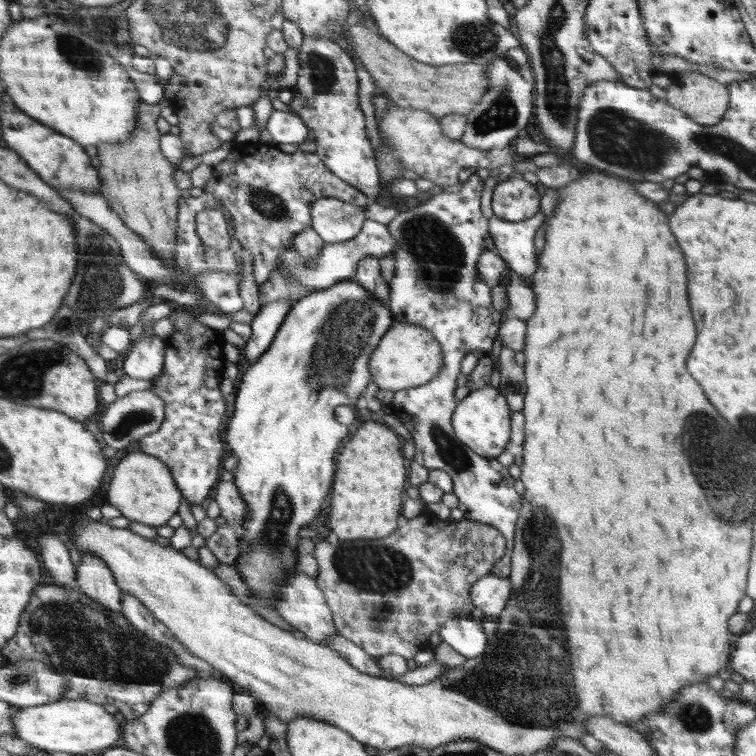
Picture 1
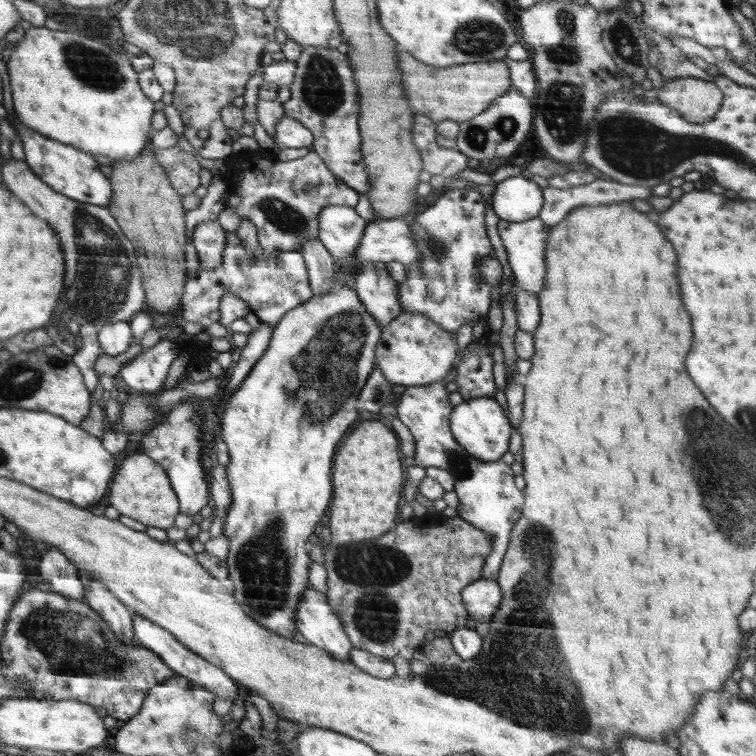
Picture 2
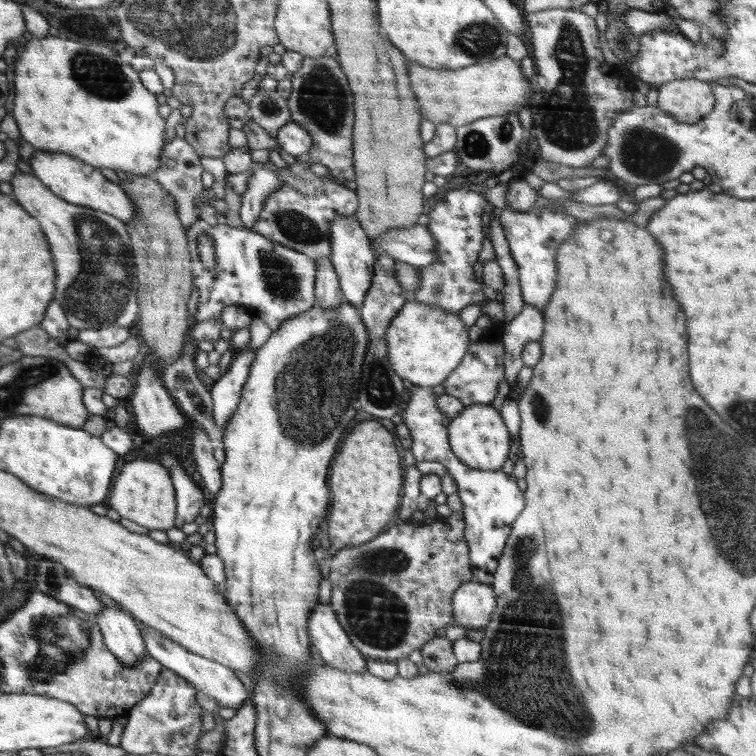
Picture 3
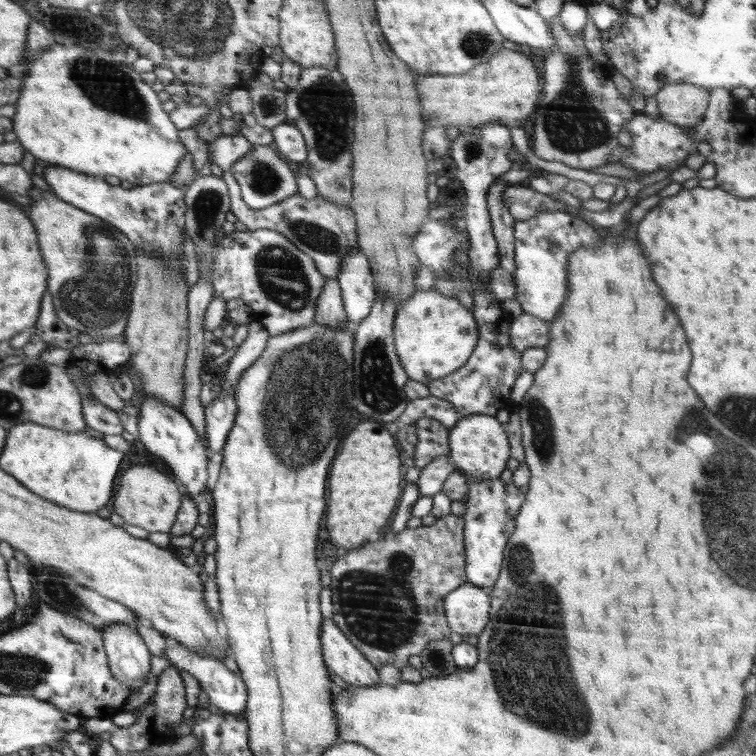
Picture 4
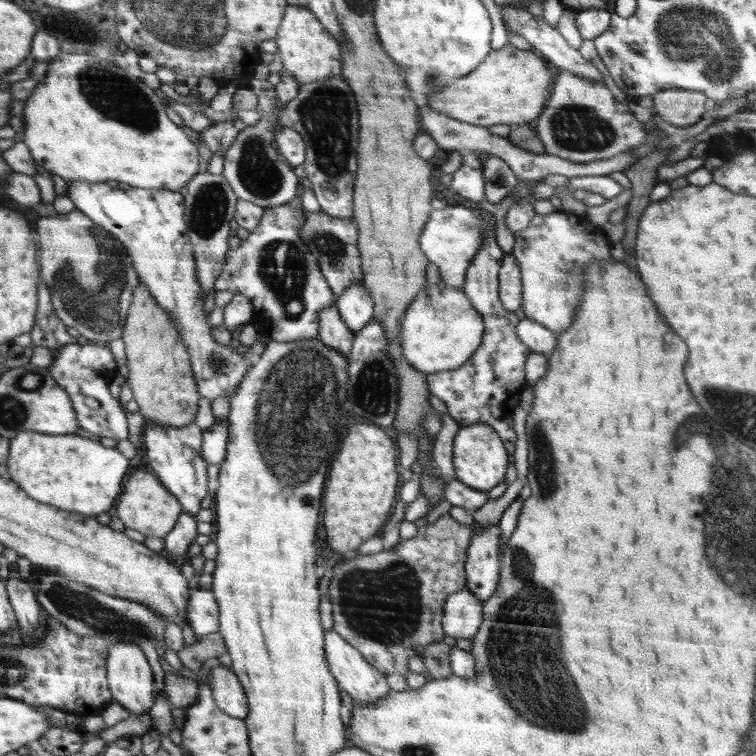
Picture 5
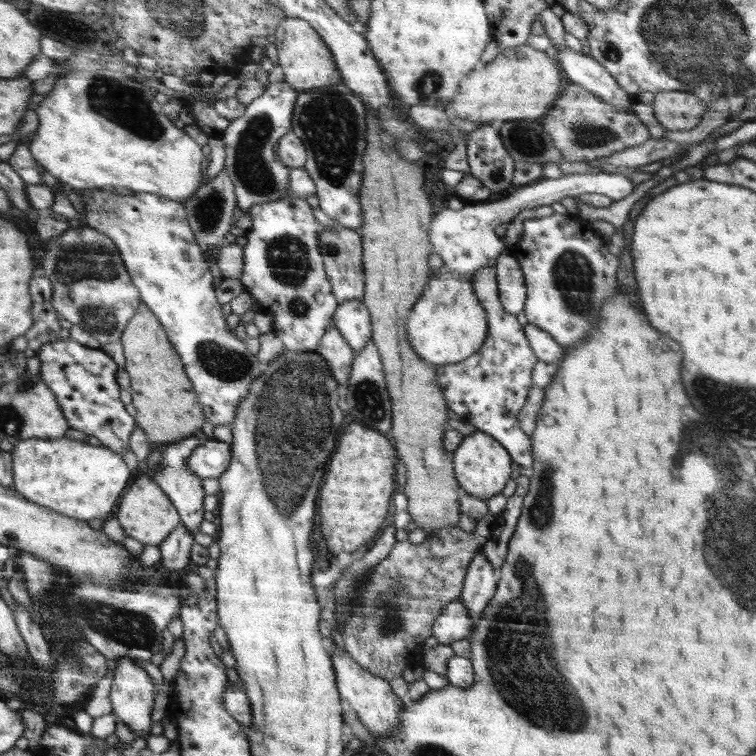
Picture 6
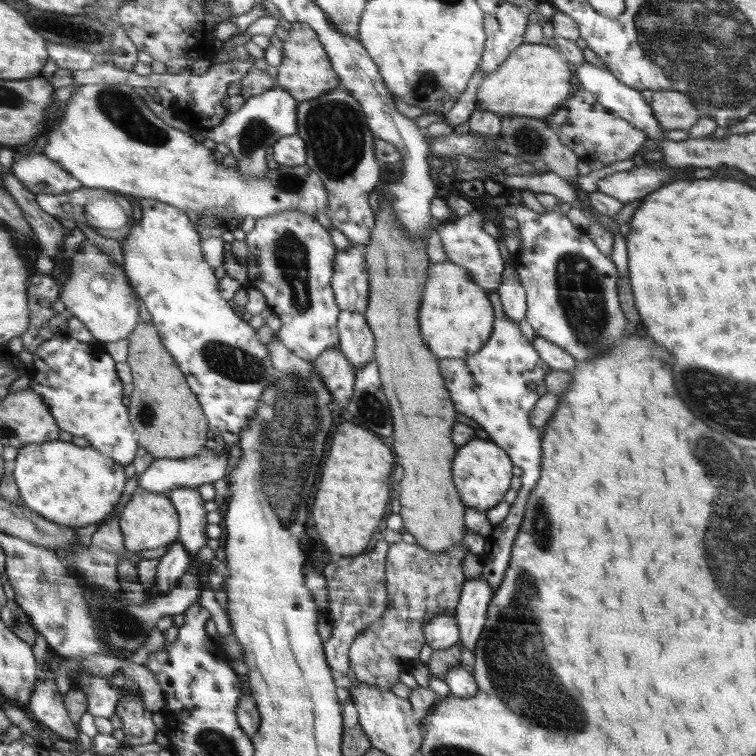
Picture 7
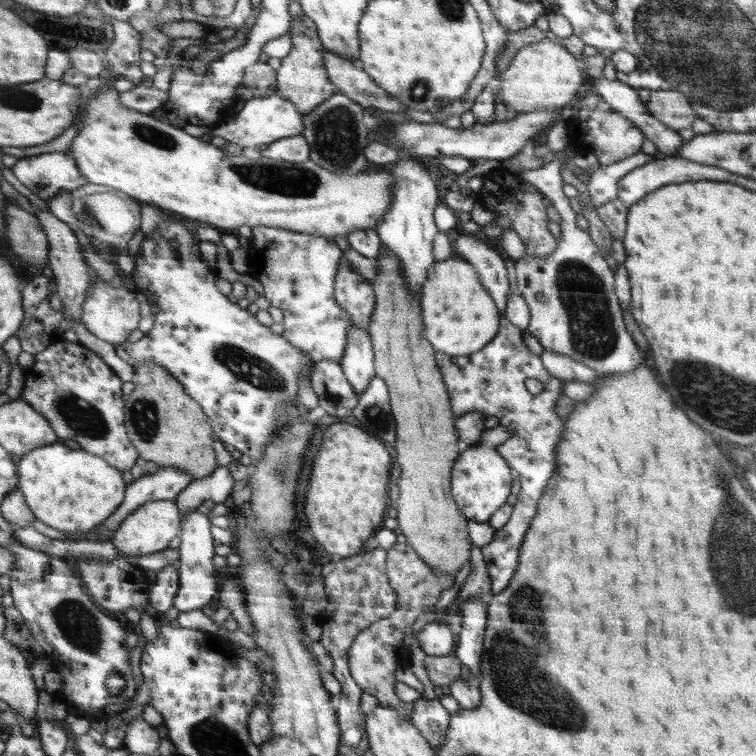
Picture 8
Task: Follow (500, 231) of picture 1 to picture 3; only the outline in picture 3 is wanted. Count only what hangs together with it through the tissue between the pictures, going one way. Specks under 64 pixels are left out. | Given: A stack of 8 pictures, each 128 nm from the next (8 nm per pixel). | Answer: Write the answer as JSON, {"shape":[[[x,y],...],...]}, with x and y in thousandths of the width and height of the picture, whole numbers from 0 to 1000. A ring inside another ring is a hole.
{"shape":[[[672,274],[661,278],[660,290],[687,360],[693,399],[708,405],[718,415],[734,386],[735,368],[739,365],[737,331],[747,317],[757,313],[757,308],[762,308],[767,290],[741,279],[730,279],[728,275],[689,282]]]}

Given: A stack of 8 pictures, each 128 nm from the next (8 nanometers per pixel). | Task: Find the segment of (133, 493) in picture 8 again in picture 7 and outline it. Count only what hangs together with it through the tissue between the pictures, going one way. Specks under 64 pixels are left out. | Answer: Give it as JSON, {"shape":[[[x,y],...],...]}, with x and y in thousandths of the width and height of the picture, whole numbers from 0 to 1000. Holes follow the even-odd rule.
{"shape":[[[302,594],[295,599],[270,595],[265,602],[249,607],[206,607],[196,620],[183,630],[183,643],[196,651],[222,656],[229,646],[237,643],[262,644],[269,640],[283,639],[302,627],[302,608],[308,602]]]}

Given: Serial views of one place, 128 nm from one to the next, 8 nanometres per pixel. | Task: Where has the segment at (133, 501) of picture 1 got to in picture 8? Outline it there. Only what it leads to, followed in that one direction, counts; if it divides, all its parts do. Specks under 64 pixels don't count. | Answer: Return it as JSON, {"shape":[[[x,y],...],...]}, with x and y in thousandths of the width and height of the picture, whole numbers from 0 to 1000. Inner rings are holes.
{"shape":[[[204,663],[183,671],[180,676],[172,680],[172,684],[167,684],[152,701],[146,716],[160,733],[190,735],[217,728],[224,722],[225,716],[239,705],[239,700],[241,688],[231,664]]]}

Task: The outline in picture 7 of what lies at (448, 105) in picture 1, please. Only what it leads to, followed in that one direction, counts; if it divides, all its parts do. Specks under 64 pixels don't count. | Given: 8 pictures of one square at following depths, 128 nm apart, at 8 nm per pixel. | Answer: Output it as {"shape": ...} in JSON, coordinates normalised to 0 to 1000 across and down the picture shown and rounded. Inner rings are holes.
{"shape":[[[692,56],[672,73],[659,93],[640,102],[630,120],[628,140],[638,142],[659,153],[688,152],[717,159],[717,153],[725,153],[737,147],[735,143],[754,127],[754,119],[757,119],[757,95],[751,85],[741,77],[741,69],[720,56],[712,58]]]}

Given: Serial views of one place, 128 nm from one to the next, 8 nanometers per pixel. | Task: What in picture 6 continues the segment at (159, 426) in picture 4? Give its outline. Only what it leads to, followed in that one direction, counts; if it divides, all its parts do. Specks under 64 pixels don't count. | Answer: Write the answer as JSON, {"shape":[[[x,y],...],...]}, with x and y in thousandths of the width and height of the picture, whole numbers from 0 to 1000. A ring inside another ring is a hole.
{"shape":[[[262,570],[259,575],[249,577],[249,581],[241,581],[241,583],[233,586],[222,586],[222,589],[206,594],[210,601],[210,608],[209,620],[204,623],[202,632],[220,651],[222,660],[226,661],[233,676],[237,677],[241,693],[254,706],[262,701],[262,696],[267,693],[267,685],[270,685],[270,672],[267,672],[270,648],[267,646],[267,634],[249,620],[249,606],[254,603],[254,598],[262,590],[270,589],[270,582],[274,582],[274,577],[267,570]]]}

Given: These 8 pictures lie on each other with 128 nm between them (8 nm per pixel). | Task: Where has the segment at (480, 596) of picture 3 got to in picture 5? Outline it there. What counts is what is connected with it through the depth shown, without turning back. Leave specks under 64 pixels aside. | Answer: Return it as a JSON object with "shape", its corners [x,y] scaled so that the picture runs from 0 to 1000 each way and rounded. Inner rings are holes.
{"shape":[[[607,780],[591,791],[586,804],[586,835],[602,845],[624,844],[639,819],[639,796],[620,780]]]}

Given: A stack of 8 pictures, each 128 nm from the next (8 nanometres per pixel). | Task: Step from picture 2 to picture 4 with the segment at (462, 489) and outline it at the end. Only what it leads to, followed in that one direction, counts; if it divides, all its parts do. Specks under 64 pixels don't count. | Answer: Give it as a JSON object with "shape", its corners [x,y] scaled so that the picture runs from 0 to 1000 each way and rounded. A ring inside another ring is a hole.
{"shape":[[[558,550],[556,556],[545,560],[550,563],[553,582],[546,603],[548,618],[558,622],[569,614],[574,606],[590,603],[593,611],[598,615],[598,619],[601,619],[601,626],[611,627],[611,630],[616,632],[616,636],[620,638],[619,655],[616,655],[615,661],[616,679],[612,681],[614,685],[618,685],[618,696],[614,700],[615,712],[618,713],[618,771],[648,780],[664,758],[667,730],[671,717],[675,714],[677,705],[681,704],[681,685],[690,673],[692,665],[696,663],[696,659],[693,659],[694,655],[688,651],[687,644],[679,638],[667,639],[661,632],[638,635],[614,628],[614,626],[603,618],[603,614],[598,612],[598,608],[595,608],[595,571],[586,560],[579,558],[574,553],[566,553],[565,550]]]}

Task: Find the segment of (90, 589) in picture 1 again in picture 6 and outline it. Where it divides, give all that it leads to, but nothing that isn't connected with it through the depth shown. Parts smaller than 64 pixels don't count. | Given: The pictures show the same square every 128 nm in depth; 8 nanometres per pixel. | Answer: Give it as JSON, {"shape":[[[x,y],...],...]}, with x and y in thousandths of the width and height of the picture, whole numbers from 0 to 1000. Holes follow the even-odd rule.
{"shape":[[[161,868],[151,874],[155,882],[144,921],[151,946],[175,966],[179,975],[196,975],[202,955],[205,907],[201,897],[179,878],[181,872]]]}

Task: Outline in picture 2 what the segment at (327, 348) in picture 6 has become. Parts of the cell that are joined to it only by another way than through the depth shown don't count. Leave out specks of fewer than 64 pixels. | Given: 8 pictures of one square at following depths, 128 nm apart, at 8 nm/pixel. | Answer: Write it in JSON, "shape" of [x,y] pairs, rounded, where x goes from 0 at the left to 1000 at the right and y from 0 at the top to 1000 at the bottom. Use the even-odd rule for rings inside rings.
{"shape":[[[407,317],[399,331],[394,331],[407,352],[411,382],[417,392],[438,386],[447,373],[443,373],[444,344],[423,317]]]}

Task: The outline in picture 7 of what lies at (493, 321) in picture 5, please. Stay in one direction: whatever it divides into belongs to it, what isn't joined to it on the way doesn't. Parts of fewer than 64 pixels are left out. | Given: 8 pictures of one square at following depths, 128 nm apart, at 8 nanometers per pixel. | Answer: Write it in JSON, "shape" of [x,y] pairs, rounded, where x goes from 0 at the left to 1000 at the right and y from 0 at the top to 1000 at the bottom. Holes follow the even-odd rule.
{"shape":[[[655,384],[644,388],[653,411],[653,429],[649,447],[632,467],[612,475],[579,474],[581,488],[601,532],[603,545],[630,556],[638,569],[646,573],[648,582],[664,591],[676,603],[688,626],[690,642],[685,659],[675,669],[672,683],[660,694],[652,696],[651,704],[642,712],[638,742],[638,763],[646,767],[651,780],[660,778],[676,743],[681,712],[692,693],[696,664],[714,634],[714,614],[718,607],[718,574],[700,554],[701,544],[709,537],[716,524],[726,516],[721,509],[721,497],[729,489],[701,451],[690,447],[690,439],[683,423],[672,421],[665,410],[665,401]],[[709,505],[709,519],[698,516],[698,508]]]}

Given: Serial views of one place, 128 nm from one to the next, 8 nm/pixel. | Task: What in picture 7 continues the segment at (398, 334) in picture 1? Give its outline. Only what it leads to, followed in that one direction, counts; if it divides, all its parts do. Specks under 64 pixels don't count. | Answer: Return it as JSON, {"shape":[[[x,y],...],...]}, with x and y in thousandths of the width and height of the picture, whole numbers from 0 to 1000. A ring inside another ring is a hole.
{"shape":[[[593,344],[569,349],[569,365],[565,368],[556,407],[556,434],[562,454],[579,474],[612,475],[632,467],[647,451],[653,429],[653,411],[644,388],[612,352]]]}

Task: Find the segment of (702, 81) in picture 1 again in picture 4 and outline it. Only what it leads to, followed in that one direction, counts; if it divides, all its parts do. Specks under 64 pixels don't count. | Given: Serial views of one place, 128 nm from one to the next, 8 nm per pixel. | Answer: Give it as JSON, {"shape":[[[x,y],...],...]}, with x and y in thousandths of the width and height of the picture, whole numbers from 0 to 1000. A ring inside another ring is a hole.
{"shape":[[[911,110],[882,112],[868,126],[873,155],[899,168],[923,164],[934,153],[937,122]]]}

